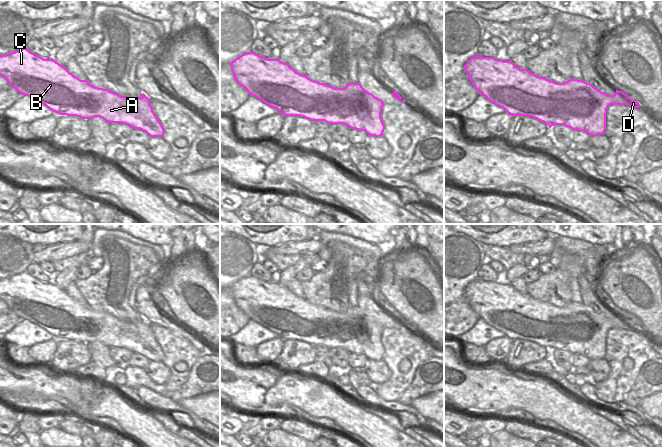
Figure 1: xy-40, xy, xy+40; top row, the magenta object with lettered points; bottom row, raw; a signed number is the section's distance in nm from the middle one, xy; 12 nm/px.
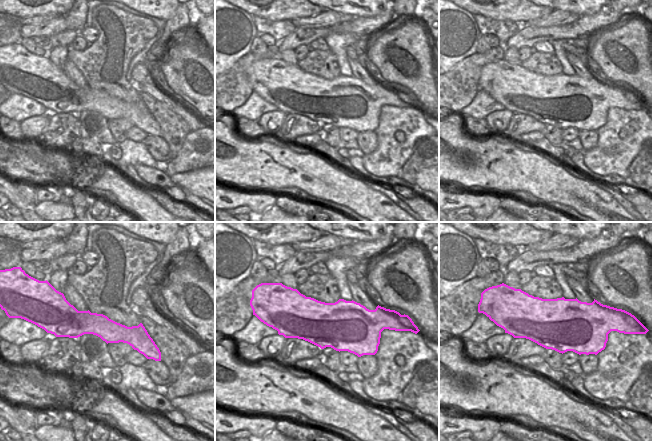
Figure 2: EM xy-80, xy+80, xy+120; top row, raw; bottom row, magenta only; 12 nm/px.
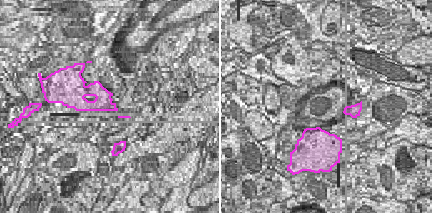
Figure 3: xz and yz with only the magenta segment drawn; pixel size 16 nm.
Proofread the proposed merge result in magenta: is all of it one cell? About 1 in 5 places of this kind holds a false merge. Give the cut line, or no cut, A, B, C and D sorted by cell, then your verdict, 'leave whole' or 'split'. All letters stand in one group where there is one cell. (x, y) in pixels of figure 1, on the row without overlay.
no cut | A B C D | leave whole

